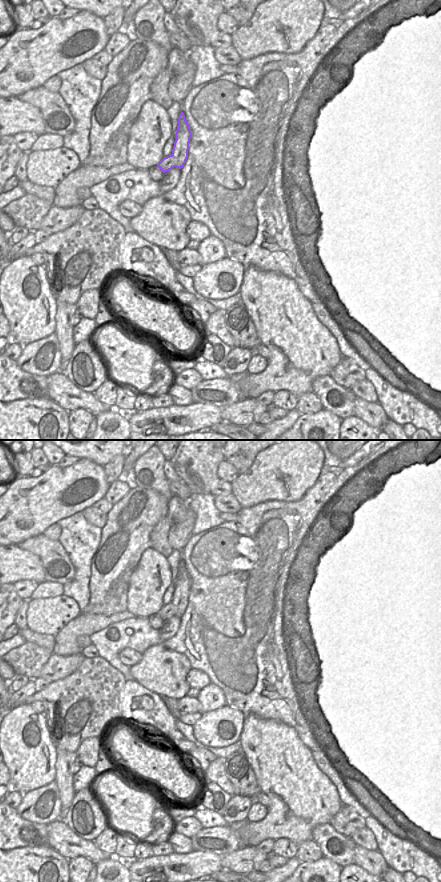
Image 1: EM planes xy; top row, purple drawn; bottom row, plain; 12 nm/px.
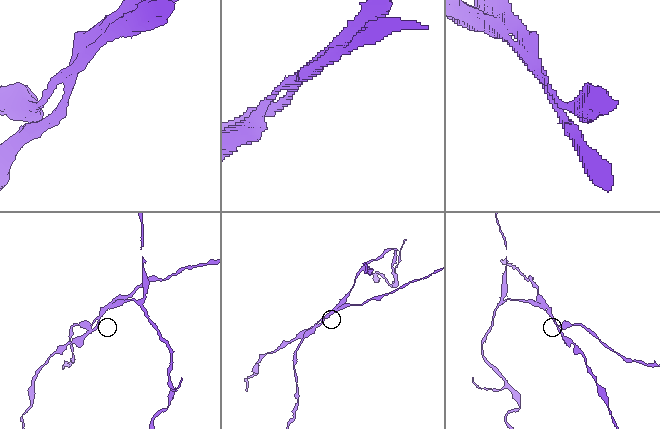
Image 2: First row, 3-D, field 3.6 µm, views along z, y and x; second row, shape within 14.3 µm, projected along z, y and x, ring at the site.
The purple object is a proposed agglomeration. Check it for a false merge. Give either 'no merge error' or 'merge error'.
merge error

